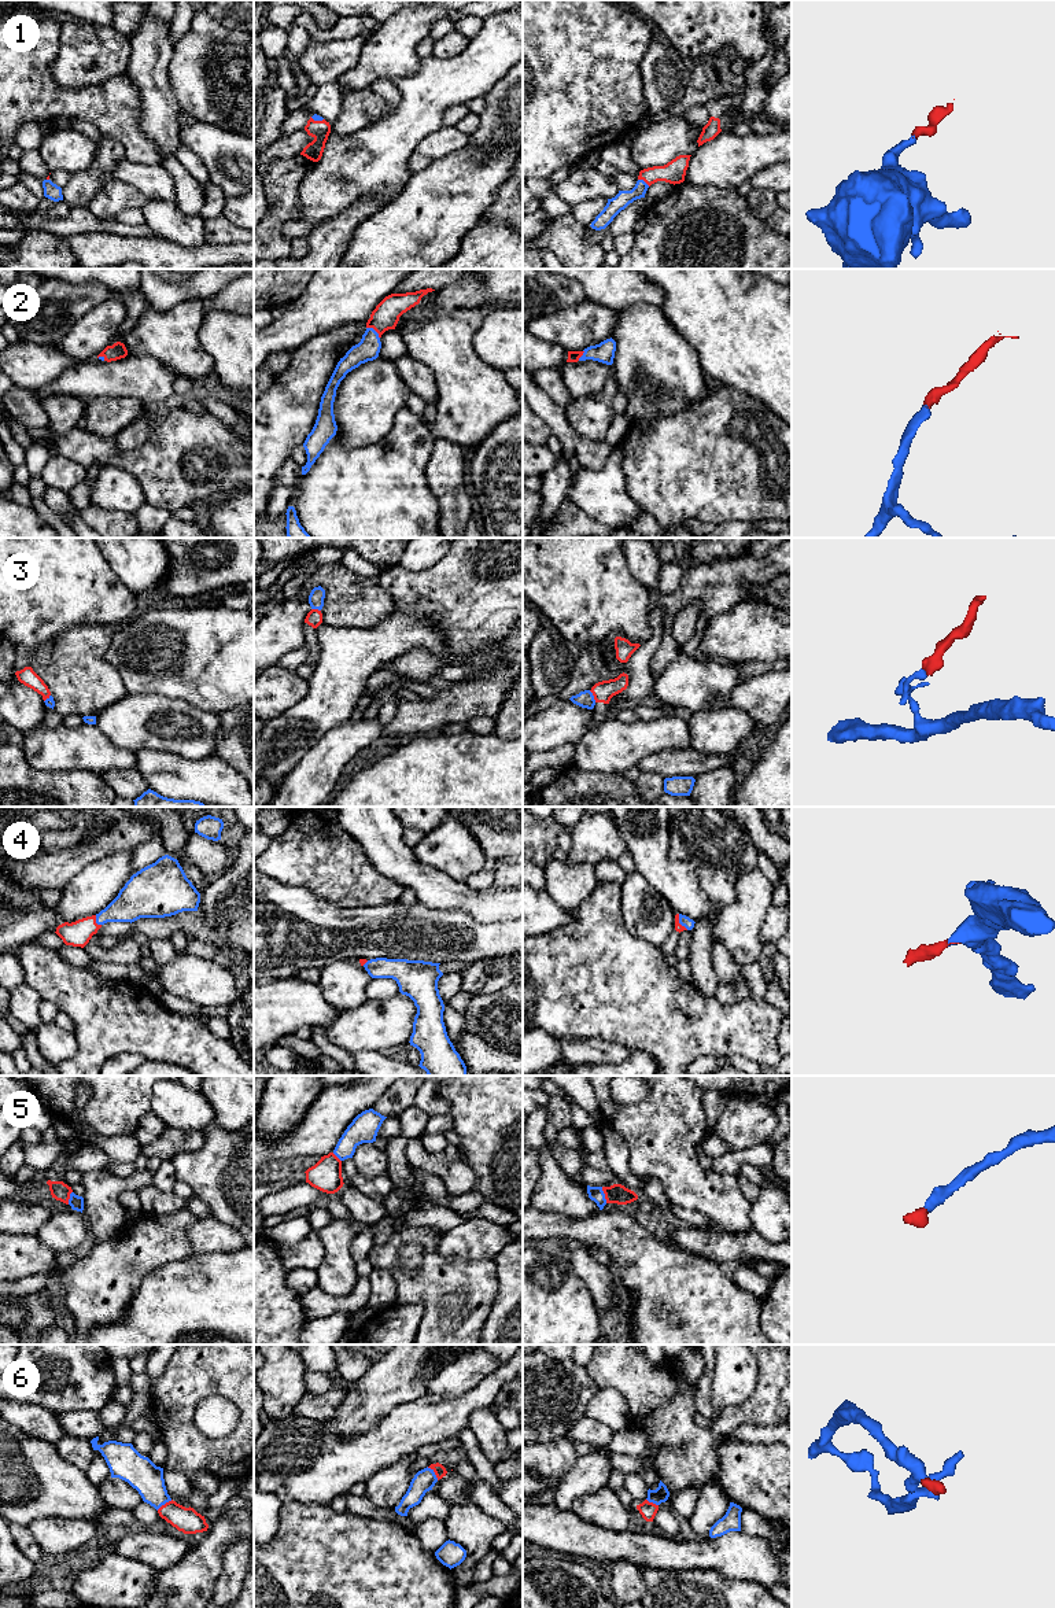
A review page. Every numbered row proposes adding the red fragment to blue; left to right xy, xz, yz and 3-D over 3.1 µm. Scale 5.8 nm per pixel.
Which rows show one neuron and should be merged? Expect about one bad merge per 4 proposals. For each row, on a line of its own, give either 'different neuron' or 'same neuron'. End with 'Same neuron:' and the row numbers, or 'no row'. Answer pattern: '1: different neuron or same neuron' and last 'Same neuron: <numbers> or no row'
1: same neuron
2: same neuron
3: different neuron
4: same neuron
5: same neuron
6: same neuron
Same neuron: 1, 2, 4, 5, 6

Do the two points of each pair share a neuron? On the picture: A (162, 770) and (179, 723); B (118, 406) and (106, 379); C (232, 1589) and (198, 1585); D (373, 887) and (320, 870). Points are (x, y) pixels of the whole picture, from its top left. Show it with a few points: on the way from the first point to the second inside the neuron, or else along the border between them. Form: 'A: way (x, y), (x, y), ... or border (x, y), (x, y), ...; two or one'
A: border (137, 751), (161, 749), (190, 759), (200, 759); two
B: border (88, 399), (96, 397), (135, 397), (146, 404); two
C: border (222, 1555), (222, 1573), (213, 1593); two
D: way (360, 885), (334, 870); one

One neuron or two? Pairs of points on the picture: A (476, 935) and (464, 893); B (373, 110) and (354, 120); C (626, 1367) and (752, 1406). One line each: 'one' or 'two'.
A: two
B: one
C: two

